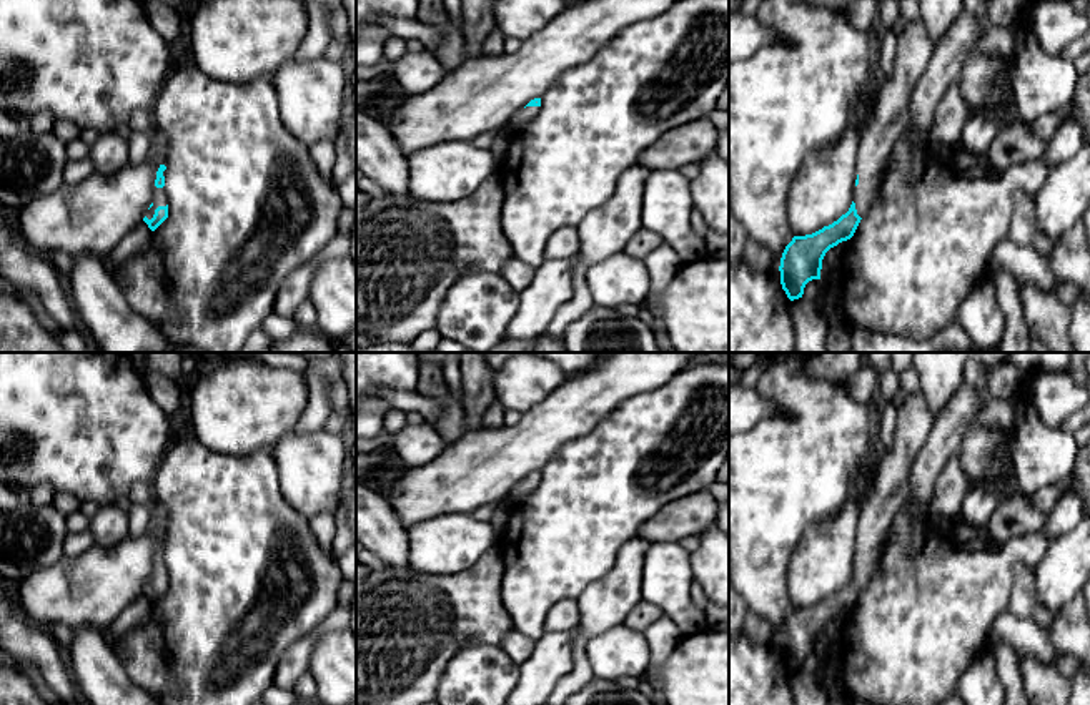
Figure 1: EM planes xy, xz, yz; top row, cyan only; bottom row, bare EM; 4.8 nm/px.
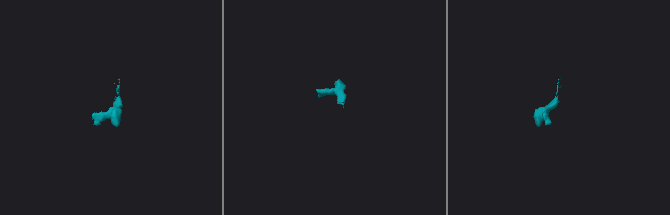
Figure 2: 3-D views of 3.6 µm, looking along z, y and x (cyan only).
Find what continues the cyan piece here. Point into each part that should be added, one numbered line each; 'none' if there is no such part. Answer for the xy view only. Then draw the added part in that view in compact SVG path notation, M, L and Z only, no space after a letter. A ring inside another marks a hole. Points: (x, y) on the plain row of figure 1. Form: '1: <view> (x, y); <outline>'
1: xy (158, 571); M153 559L151 575L153 575L153 579L151 579L151 580L146 584L146 587L145 587L148 592L153 590L155 582L156 582L158 579L166 579L166 577L168 577L166 569L165 569L165 560L156 560L156 559Z

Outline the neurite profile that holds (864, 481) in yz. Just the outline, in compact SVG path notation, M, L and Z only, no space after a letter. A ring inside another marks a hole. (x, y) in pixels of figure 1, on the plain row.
M867 461L859 474L855 476L854 486L852 486L852 497L862 504L865 500L865 497L870 494L872 487L874 487L874 481L875 481L875 462Z

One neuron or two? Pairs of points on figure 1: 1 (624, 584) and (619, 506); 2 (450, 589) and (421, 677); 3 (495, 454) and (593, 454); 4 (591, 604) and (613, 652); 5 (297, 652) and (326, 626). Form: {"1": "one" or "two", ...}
{"1": "two", "2": "one", "3": "two", "4": "two", "5": "one"}

